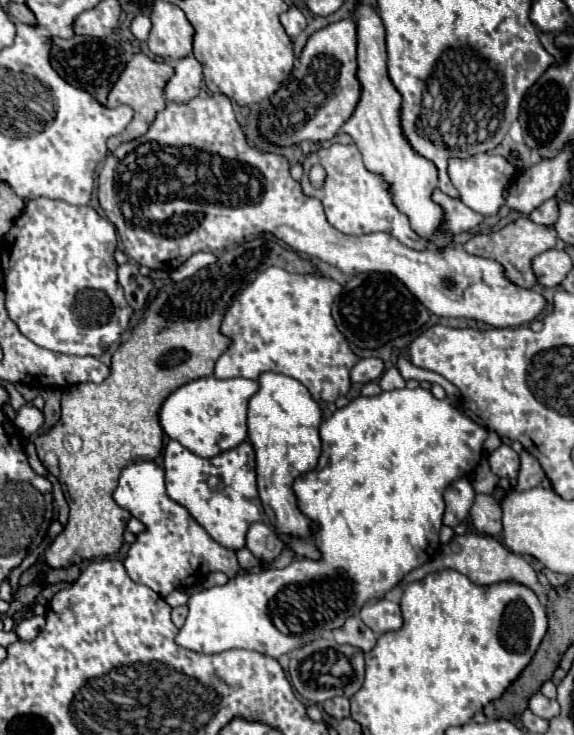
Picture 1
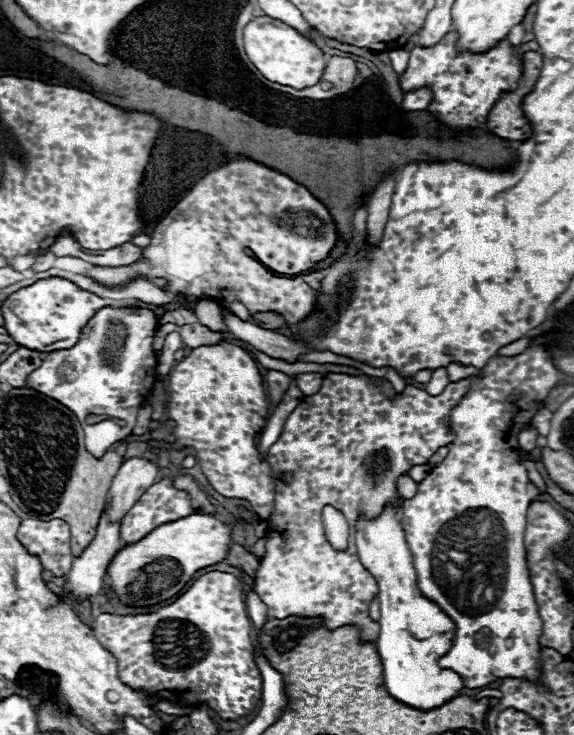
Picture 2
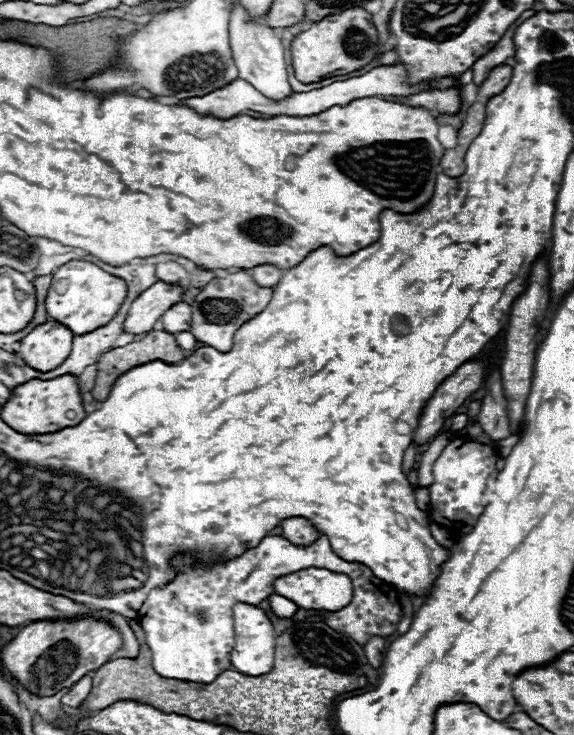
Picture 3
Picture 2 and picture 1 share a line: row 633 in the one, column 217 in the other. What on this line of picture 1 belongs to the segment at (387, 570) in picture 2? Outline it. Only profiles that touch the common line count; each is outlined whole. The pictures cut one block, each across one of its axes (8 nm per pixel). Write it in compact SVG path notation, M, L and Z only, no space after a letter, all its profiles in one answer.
M214 376L192 380L178 390L174 390L160 408L160 426L162 430L178 440L182 446L192 450L198 456L210 458L220 452L226 452L248 438L246 410L252 394L256 394L258 382L248 378L228 378L216 380Z

